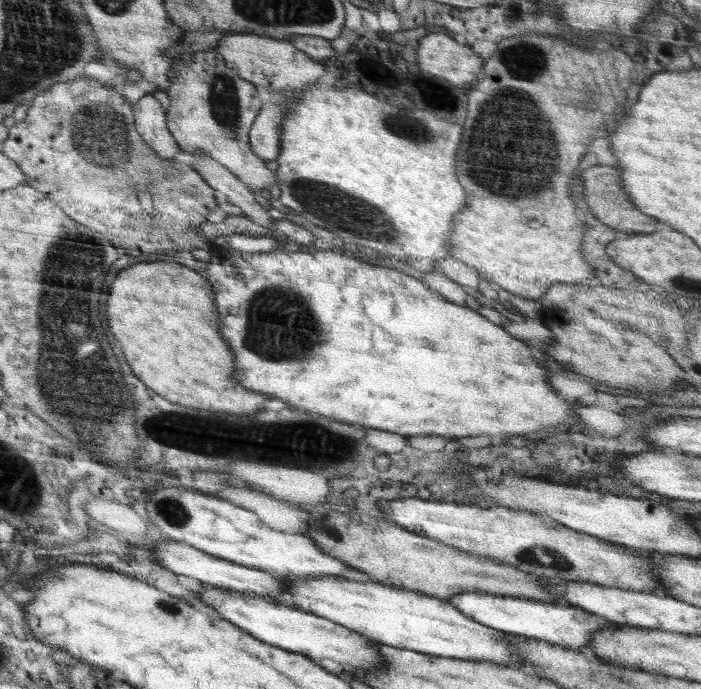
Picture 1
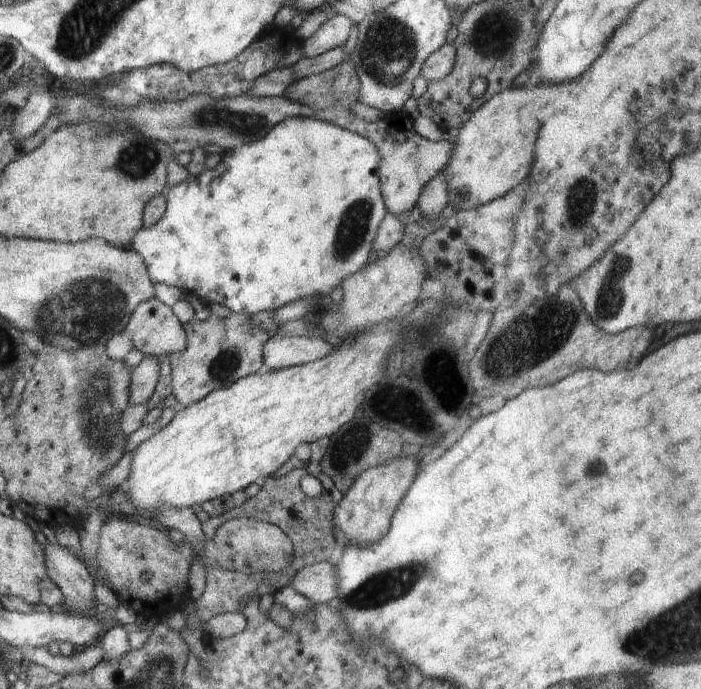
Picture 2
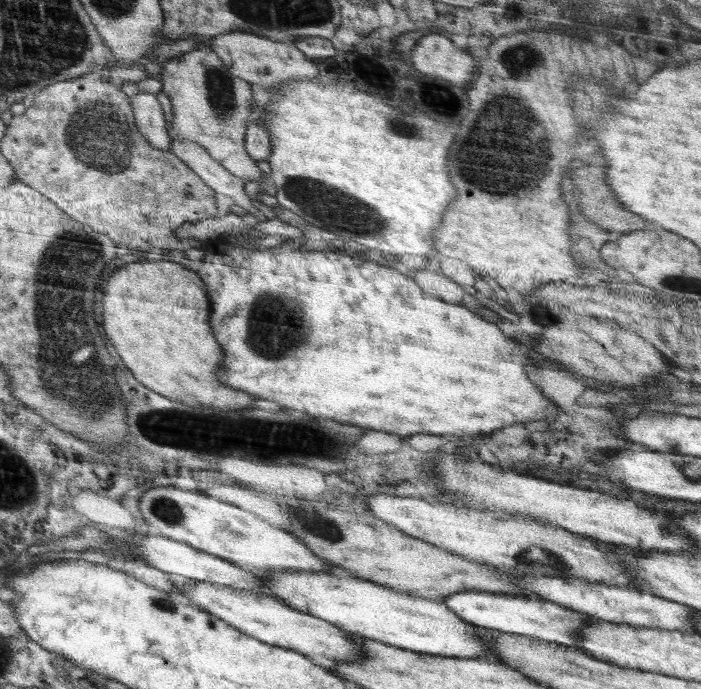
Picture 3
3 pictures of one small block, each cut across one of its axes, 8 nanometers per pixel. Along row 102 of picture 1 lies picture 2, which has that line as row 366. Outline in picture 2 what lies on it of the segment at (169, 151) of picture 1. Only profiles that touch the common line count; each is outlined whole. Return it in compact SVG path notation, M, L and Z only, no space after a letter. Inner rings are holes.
M145 356L138 366L132 368L129 386L129 402L132 405L146 404L155 391L159 378L158 357Z

